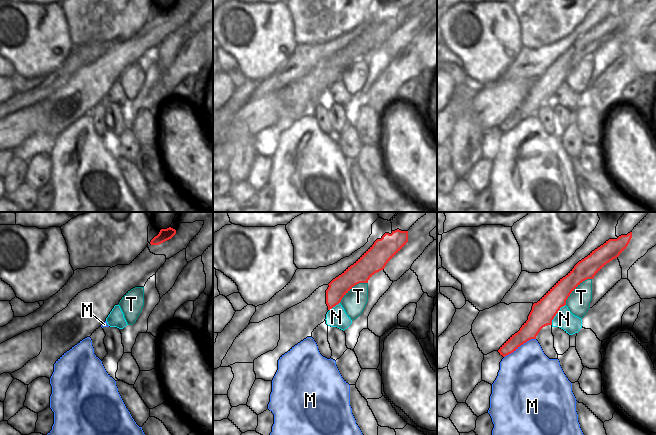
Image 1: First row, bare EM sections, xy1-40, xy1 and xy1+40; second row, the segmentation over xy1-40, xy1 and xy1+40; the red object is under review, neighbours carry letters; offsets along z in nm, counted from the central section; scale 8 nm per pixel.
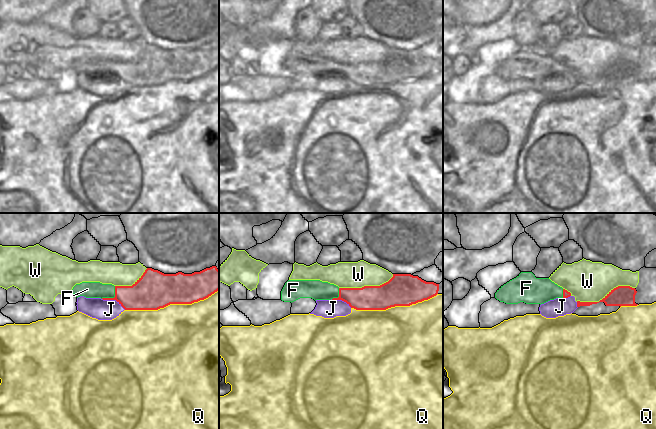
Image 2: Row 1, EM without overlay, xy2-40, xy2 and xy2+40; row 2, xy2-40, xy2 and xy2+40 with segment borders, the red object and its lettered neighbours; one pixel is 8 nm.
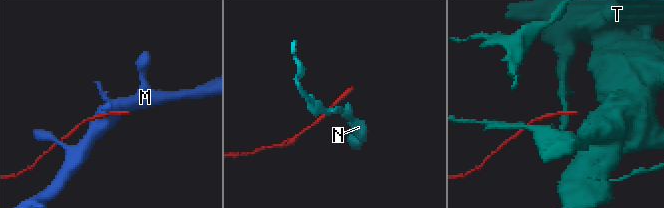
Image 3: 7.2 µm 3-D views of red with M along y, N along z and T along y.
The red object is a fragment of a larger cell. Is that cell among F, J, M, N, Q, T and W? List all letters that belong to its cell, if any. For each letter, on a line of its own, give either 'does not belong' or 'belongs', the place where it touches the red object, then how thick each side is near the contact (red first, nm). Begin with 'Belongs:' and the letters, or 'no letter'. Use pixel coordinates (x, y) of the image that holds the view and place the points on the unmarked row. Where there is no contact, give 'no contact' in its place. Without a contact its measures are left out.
Belongs: F
F: belongs; meets red in xy2-40 at (112, 74); 240 nm thick on the red side, 130 nm on the other
J: does not belong; meets red in xy2-40 at (114, 75); 240 nm thick on the red side, 160 nm on the other
M: does not belong; meets red in xy1+40 at (519, 122); 150 nm thick on the red side, 460 nm on the other
N: does not belong; meets red in xy1+40 at (556, 89); 190 nm thick on the red side, 160 nm on the other
Q: does not belong; meets red in xy2-40 at (171, 79); 300 nm thick on the red side, 480 nm on the other
T: does not belong; meets red in xy1+40 at (575, 64); 170 nm thick on the red side, 180 nm on the other
W: does not belong; meets red in xy2+40 at (605, 72); 160 nm thick on the red side, 320 nm on the other

